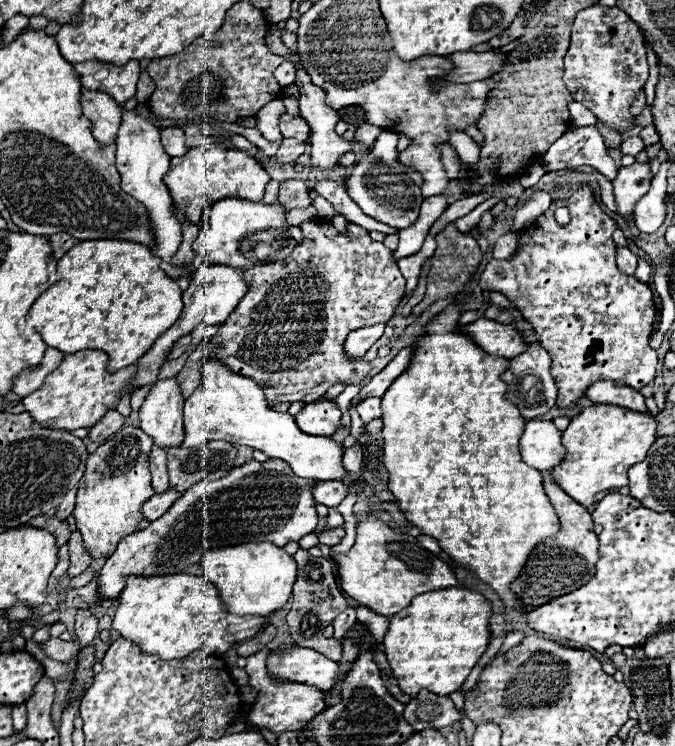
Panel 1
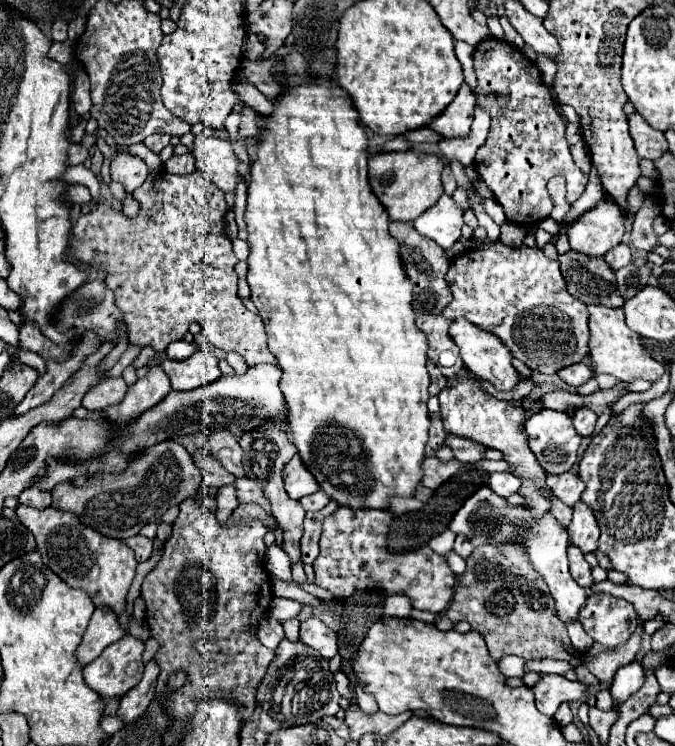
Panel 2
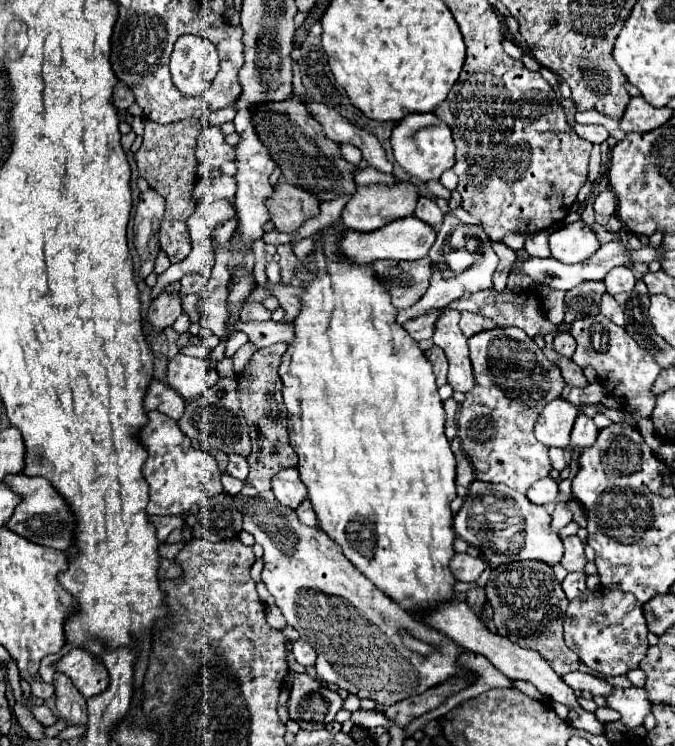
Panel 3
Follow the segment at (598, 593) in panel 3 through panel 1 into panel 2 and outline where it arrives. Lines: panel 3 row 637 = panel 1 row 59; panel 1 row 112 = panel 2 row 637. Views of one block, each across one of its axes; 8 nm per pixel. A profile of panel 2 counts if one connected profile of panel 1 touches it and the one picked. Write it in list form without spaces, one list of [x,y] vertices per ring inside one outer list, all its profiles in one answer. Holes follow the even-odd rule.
[[[592,594],[580,612],[580,622],[596,642],[616,648],[634,634],[638,616],[634,606],[626,600],[610,594]]]

